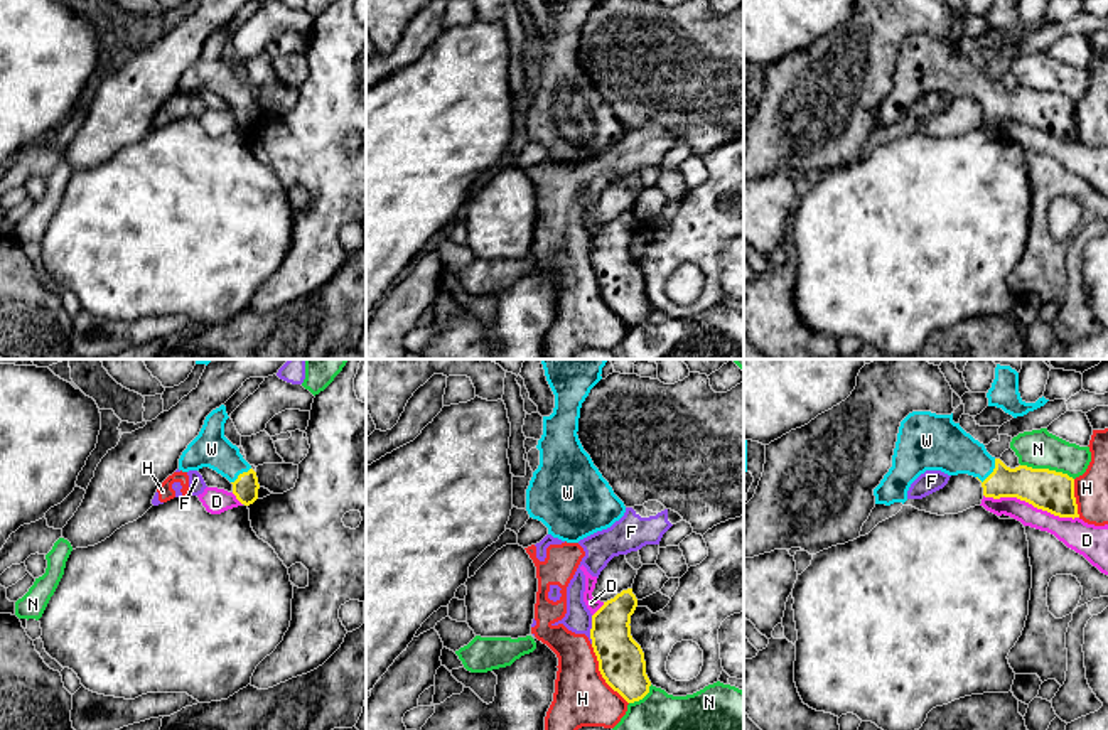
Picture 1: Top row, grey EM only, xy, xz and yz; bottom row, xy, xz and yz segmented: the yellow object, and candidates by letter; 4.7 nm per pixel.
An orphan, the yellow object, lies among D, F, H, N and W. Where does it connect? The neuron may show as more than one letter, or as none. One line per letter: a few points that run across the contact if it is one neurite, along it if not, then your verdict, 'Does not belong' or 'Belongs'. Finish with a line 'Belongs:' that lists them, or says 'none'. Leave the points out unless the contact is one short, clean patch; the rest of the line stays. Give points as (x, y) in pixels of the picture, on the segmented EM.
D: Does not belong
F: Line: xz (592, 616), (591, 643). Does not belong
H: Does not belong
N: Does not belong
W: Line: yz (1043, 488), (1005, 483), (994, 471), (948, 447). Belongs
Belongs: W

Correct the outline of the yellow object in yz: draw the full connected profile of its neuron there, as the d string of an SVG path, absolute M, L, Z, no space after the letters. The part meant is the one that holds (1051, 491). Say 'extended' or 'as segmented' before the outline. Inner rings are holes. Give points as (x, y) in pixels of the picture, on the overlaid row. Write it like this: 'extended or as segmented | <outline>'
extended | M912 411L901 421L892 467L874 489L875 504L904 504L911 484L926 470L968 474L982 482L985 497L1017 497L1059 518L1079 518L1073 477L1049 469L1007 467L955 423L953 413Z

